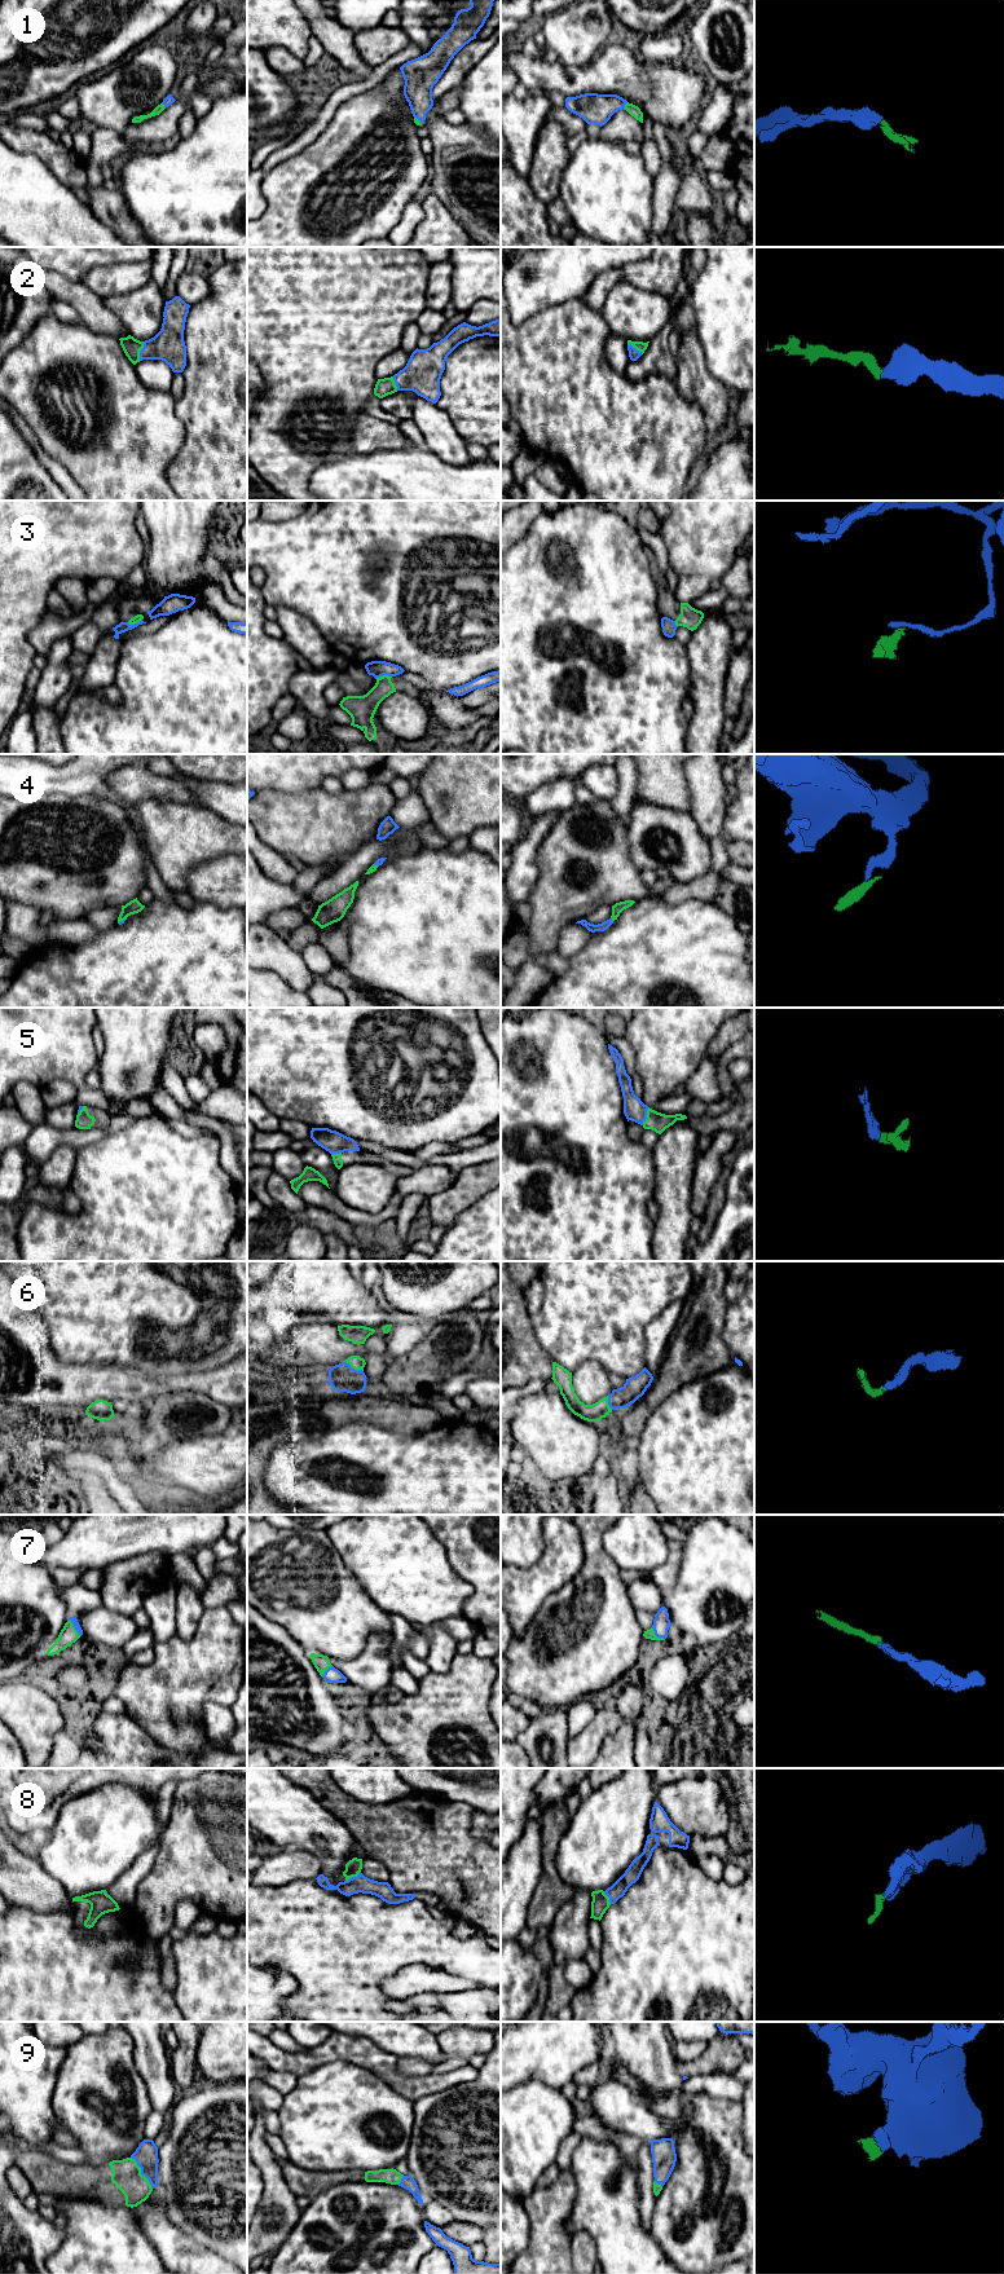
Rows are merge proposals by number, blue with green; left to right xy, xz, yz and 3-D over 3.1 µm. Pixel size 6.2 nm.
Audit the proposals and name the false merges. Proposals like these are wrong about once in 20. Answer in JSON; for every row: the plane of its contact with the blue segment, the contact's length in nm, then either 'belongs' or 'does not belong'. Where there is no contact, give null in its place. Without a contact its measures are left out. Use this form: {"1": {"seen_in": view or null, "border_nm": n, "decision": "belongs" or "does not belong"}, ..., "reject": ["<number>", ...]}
{"1": {"seen_in": "yz", "border_nm": 50, "decision": "belongs"}, "2": {"seen_in": "xy", "border_nm": 120, "decision": "belongs"}, "3": {"seen_in": "xz", "border_nm": 110, "decision": "does not belong"}, "4": {"seen_in": "yz", "border_nm": 30, "decision": "belongs"}, "5": {"seen_in": "yz", "border_nm": 120, "decision": "belongs"}, "6": {"seen_in": "xz", "border_nm": 140, "decision": "belongs"}, "7": {"seen_in": "xy", "border_nm": 130, "decision": "belongs"}, "8": {"seen_in": "xz", "border_nm": 120, "decision": "belongs"}, "9": {"seen_in": "xy", "border_nm": 240, "decision": "belongs"}, "reject": ["3"]}

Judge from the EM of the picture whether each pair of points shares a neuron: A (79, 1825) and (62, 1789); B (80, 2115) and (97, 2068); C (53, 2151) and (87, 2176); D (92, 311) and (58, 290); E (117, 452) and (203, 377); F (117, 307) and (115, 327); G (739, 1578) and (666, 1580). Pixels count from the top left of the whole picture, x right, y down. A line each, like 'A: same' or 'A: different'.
A: different
B: same
C: different
D: same
E: different
F: different
G: different

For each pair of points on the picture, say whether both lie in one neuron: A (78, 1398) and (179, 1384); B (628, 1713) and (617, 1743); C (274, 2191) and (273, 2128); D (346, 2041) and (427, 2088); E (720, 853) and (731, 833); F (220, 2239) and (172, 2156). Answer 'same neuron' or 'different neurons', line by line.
A: same neuron
B: same neuron
C: different neurons
D: same neuron
E: same neuron
F: same neuron

